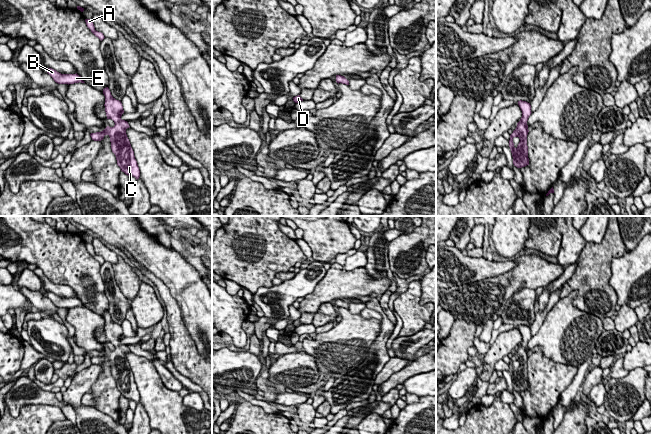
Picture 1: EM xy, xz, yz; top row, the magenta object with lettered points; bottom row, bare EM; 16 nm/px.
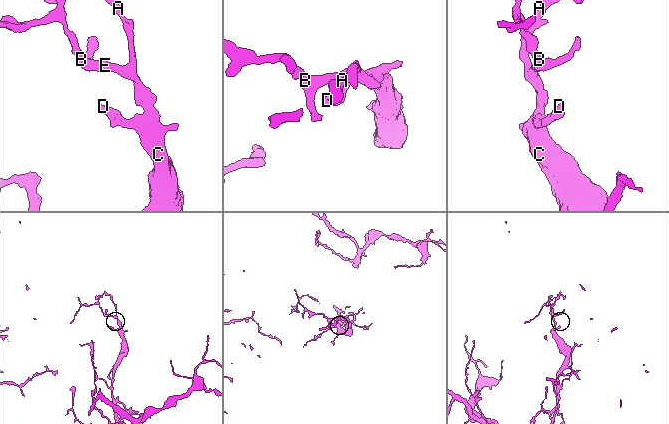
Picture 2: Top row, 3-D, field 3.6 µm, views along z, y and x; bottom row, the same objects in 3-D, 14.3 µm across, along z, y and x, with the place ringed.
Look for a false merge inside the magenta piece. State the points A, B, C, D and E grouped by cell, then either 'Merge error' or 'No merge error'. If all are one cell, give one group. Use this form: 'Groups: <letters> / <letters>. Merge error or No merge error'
Groups: A B C D E. No merge error

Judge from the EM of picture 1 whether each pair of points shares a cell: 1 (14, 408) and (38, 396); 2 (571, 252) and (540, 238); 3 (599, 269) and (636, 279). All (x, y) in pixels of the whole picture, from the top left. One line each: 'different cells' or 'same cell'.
1: same cell
2: same cell
3: different cells

